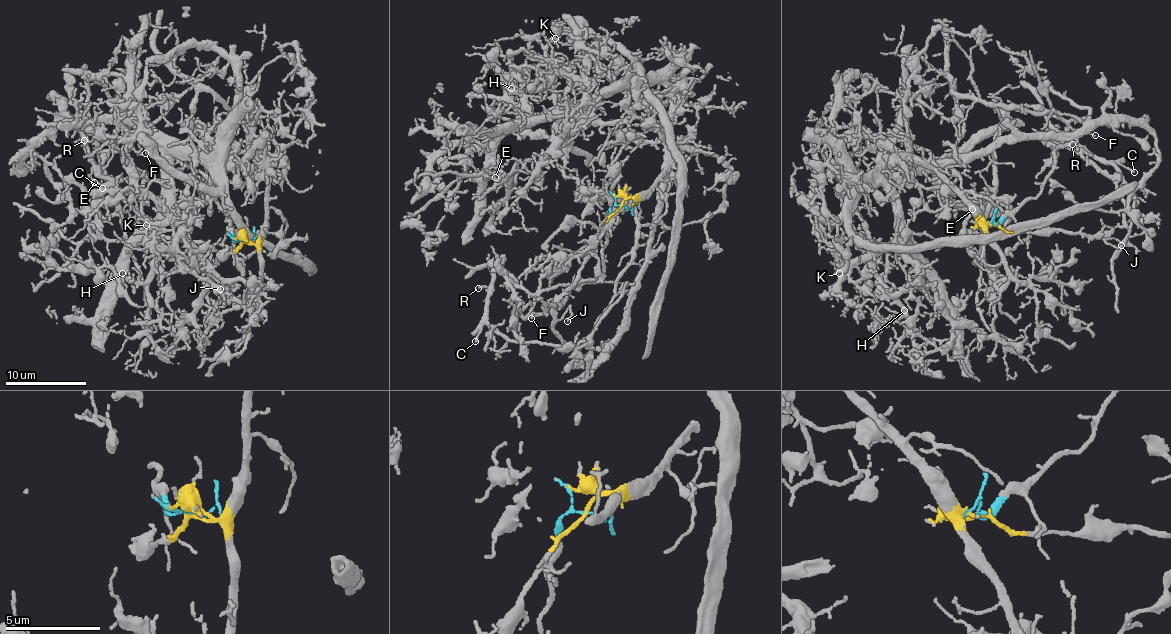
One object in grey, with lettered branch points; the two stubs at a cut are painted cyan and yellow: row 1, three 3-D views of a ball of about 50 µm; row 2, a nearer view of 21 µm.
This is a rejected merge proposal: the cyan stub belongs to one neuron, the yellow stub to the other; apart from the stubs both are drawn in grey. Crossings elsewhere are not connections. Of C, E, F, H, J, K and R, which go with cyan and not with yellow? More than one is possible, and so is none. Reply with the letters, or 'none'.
C, F, J, R

